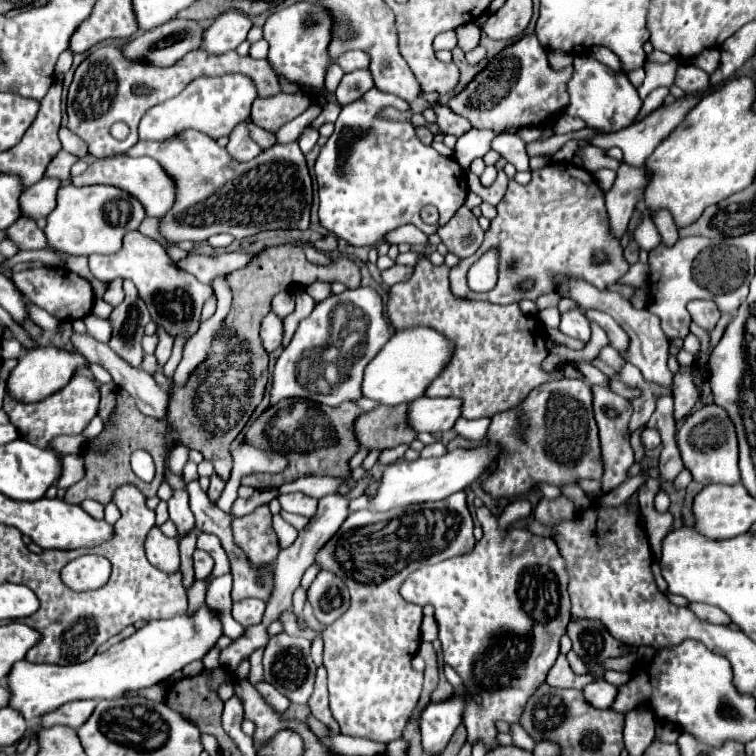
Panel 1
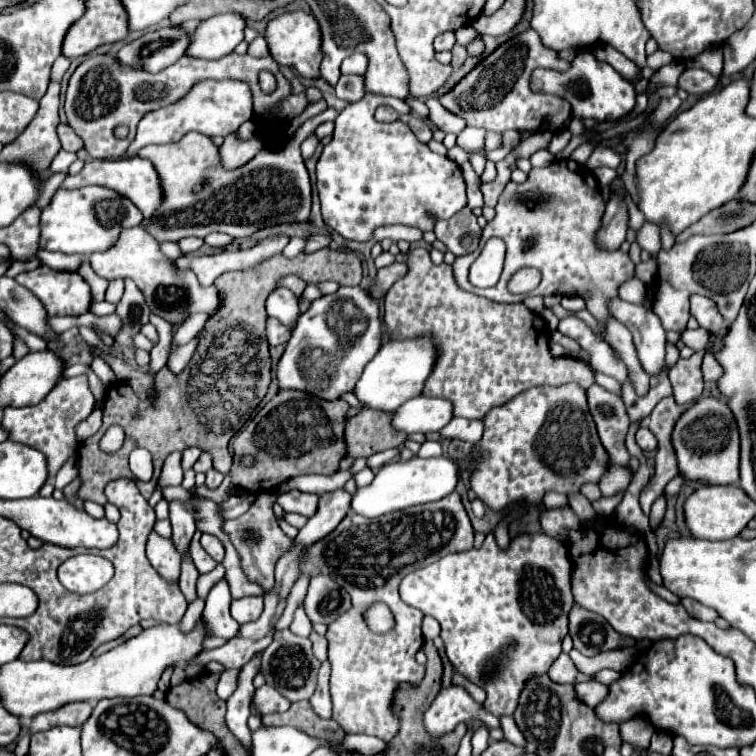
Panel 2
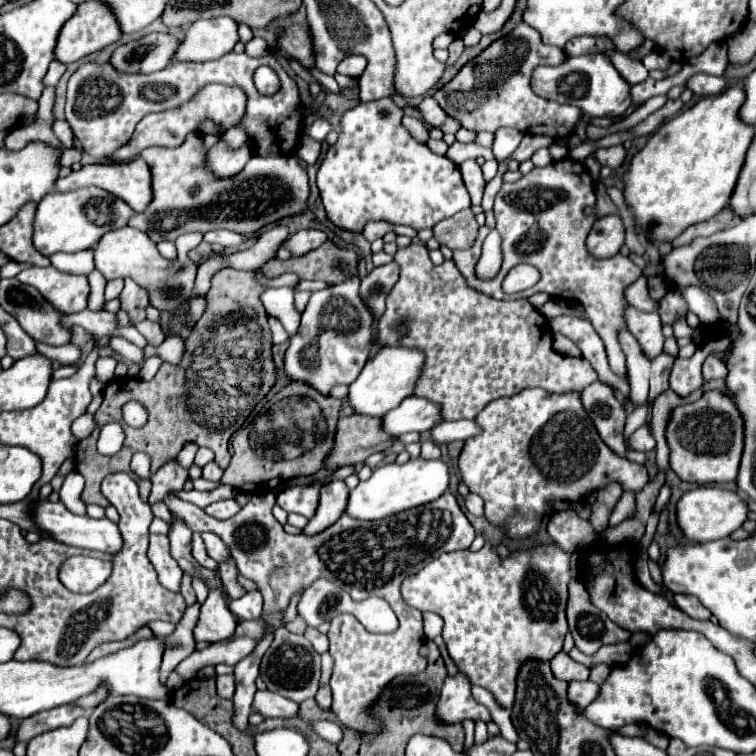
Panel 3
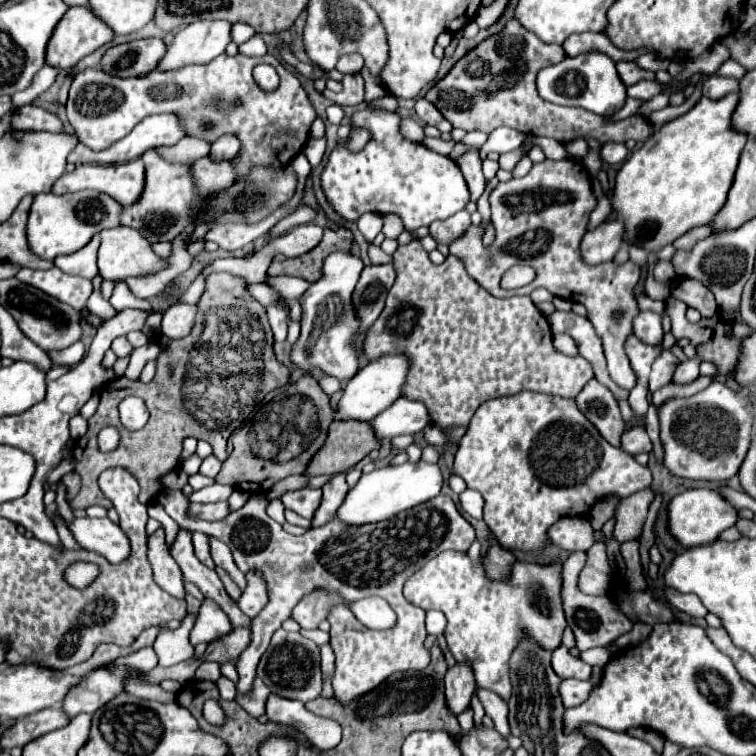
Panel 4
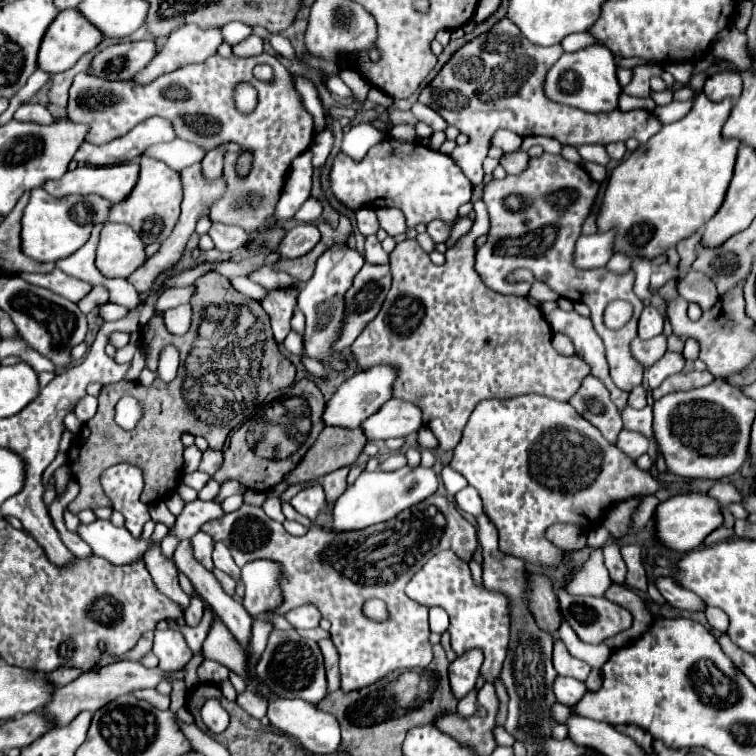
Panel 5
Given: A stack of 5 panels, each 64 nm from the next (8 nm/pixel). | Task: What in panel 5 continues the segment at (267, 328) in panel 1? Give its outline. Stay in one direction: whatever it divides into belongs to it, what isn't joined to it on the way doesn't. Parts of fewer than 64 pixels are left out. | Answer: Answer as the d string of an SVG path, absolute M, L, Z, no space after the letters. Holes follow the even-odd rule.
M298 286L290 288L278 288L278 290L268 290L266 296L260 300L262 308L268 312L270 322L272 322L272 332L278 344L288 336L290 332L290 320L296 310L298 302Z

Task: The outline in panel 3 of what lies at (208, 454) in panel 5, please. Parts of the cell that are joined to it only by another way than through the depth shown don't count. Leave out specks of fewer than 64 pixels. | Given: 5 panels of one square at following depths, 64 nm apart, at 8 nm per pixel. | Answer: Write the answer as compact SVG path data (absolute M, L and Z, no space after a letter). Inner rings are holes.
M208 462L208 464L202 468L202 476L204 476L206 480L218 482L220 476L222 476L222 468L220 468L216 462Z

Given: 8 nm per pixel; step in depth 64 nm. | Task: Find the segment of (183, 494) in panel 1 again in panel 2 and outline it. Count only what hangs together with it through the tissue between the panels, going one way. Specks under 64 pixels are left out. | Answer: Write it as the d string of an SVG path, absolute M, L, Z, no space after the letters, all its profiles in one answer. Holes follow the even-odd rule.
M170 502L170 522L172 522L172 542L176 550L184 556L188 552L192 534L196 532L194 516L182 502Z

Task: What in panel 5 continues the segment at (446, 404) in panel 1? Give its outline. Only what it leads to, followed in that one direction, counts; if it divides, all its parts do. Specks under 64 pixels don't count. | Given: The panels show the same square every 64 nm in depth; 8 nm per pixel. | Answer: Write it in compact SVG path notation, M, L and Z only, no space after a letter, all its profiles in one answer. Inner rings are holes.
M390 398L378 412L368 416L360 428L370 442L408 436L422 428L422 414L418 406Z

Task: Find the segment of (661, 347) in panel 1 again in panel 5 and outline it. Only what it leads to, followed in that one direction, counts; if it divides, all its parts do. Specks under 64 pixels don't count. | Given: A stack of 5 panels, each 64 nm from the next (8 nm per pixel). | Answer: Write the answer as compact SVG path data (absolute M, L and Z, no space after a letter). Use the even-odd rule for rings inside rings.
M646 306L642 316L640 316L640 320L638 320L638 336L642 340L648 340L648 338L660 334L662 332L662 324L664 324L664 320L658 314L658 310L654 306Z

